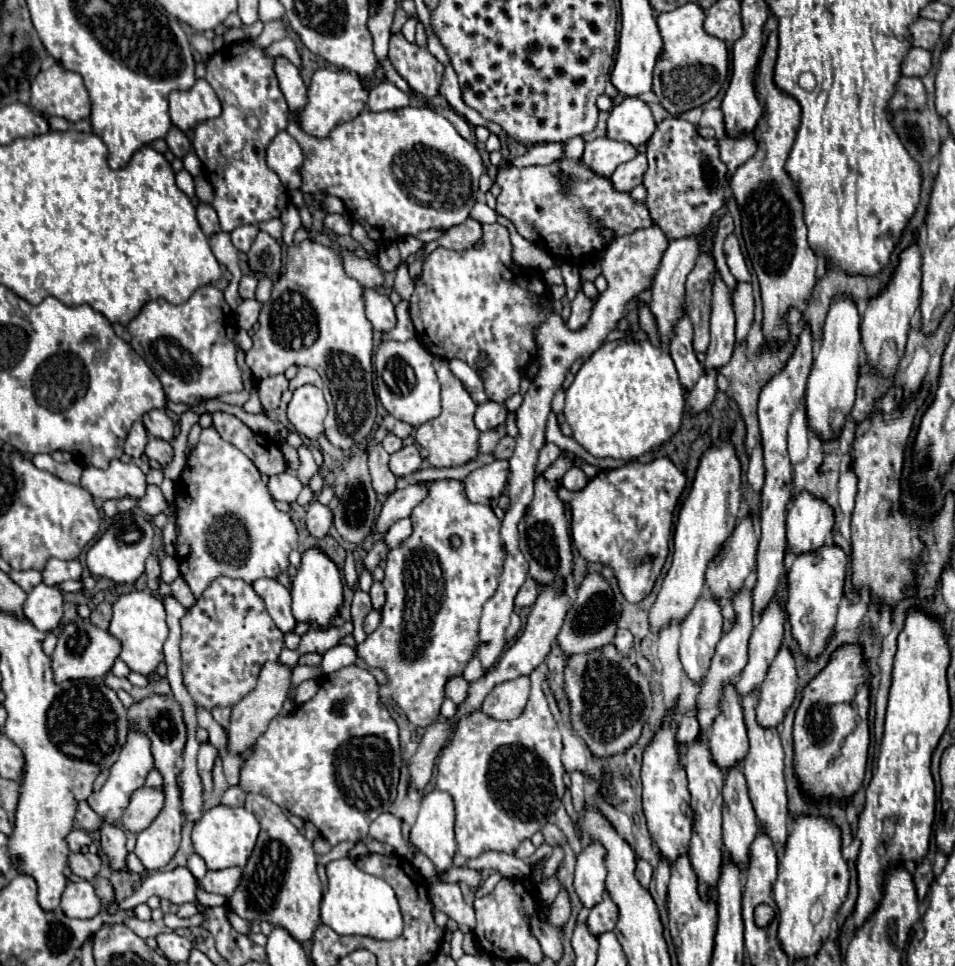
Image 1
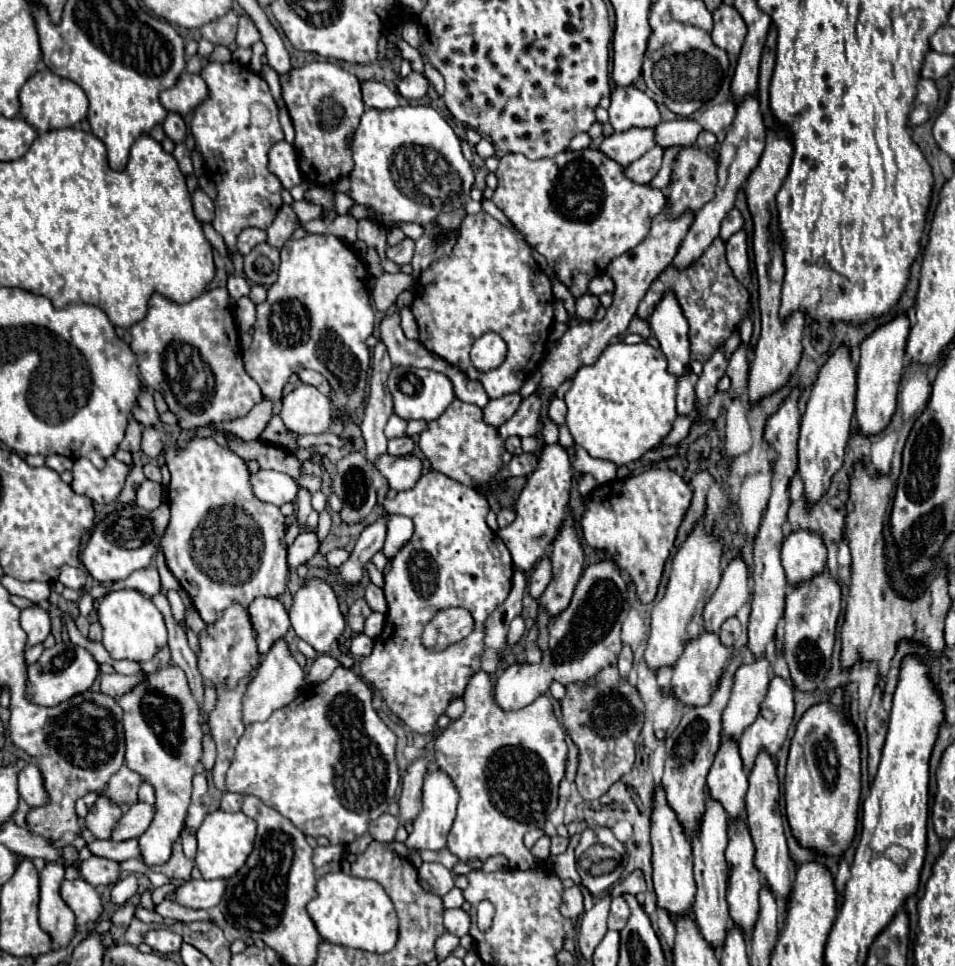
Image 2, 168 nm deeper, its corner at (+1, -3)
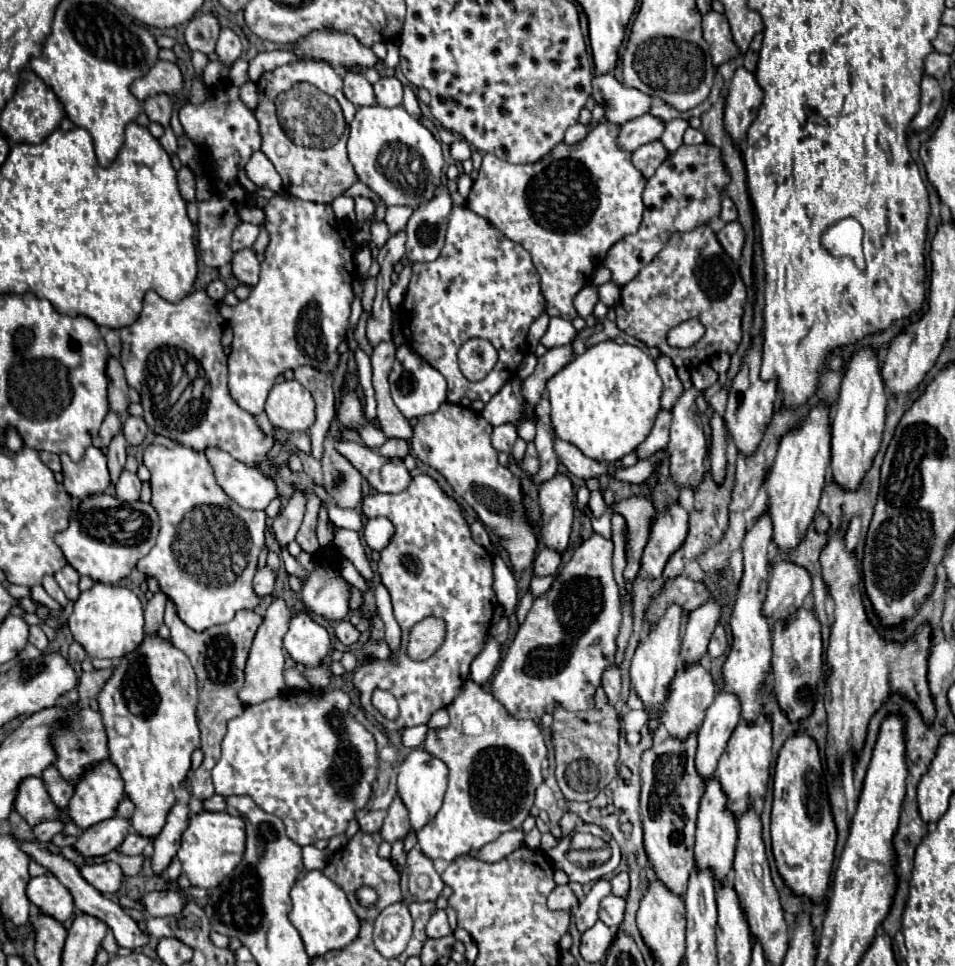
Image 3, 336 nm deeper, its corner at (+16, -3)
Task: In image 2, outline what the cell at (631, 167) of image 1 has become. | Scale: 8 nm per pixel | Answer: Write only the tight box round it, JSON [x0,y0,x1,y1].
[627,145,663,183]

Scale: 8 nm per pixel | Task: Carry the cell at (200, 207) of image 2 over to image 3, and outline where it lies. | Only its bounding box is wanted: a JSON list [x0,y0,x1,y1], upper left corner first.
[178,167,196,203]

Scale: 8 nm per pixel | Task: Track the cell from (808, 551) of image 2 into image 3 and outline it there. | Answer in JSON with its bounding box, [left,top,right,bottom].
[764,561,812,621]

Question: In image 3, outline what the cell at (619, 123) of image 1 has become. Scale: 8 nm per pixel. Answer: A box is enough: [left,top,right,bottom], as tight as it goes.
[592,73,650,125]

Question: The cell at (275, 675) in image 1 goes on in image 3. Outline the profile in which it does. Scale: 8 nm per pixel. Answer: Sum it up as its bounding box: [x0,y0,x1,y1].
[238,599,292,707]

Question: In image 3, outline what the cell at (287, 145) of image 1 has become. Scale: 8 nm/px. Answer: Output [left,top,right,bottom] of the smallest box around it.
[244,151,282,193]

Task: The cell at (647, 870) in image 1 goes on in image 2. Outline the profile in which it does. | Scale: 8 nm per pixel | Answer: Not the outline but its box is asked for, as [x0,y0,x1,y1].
[610,869,645,898]

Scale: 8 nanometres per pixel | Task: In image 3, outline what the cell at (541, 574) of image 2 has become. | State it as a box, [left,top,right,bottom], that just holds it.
[532,547,560,577]

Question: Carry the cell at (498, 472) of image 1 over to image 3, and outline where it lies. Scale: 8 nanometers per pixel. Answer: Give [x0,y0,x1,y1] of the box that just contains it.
[518,443,538,473]

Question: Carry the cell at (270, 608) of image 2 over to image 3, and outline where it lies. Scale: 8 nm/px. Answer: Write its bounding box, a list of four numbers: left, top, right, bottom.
[164,599,262,801]

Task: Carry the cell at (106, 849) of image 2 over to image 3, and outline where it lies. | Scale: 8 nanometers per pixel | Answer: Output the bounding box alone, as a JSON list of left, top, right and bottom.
[118,833,150,855]

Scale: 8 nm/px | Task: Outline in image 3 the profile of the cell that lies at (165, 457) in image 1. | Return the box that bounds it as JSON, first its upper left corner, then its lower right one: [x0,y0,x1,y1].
[124,415,148,447]

